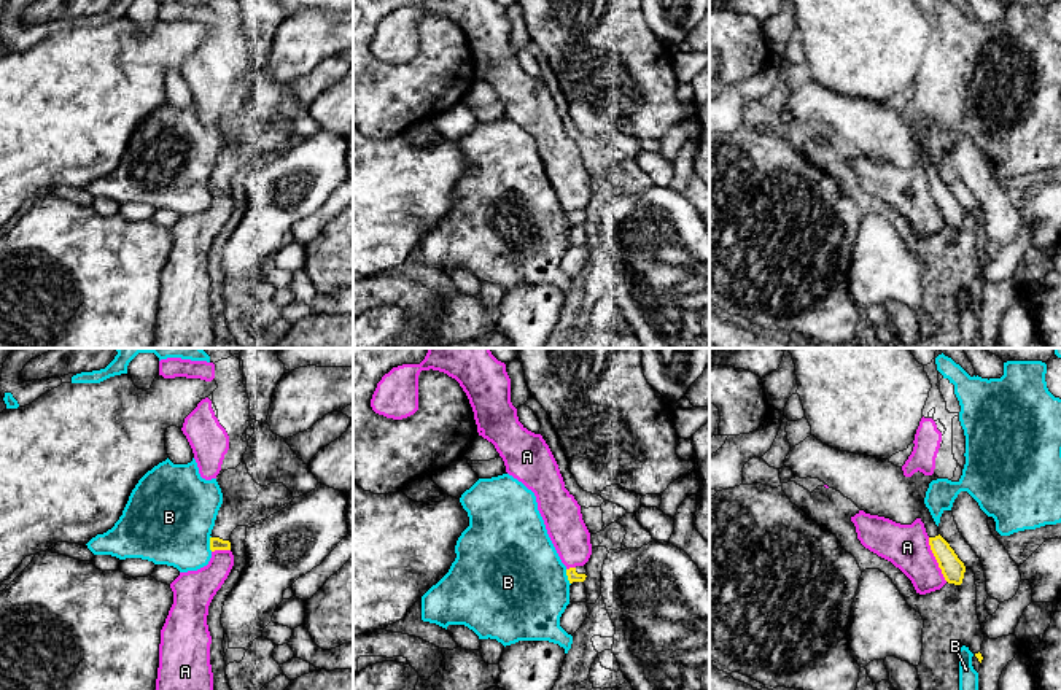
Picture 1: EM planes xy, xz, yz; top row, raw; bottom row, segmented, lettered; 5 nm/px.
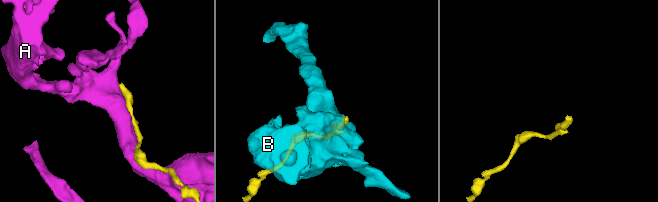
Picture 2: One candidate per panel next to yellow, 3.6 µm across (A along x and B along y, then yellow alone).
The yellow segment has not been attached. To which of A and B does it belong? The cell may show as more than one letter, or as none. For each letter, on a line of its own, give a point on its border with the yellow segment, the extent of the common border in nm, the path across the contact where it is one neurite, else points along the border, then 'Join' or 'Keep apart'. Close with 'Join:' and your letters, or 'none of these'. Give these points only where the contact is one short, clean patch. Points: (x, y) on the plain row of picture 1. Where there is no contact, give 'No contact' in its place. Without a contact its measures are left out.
A: Touches yellow at yz (936, 202). Shared border 240 nm. Keep apart
B: Touches yellow at xy (210, 188). Shared border 80 nm. Keep apart
Join: none of these

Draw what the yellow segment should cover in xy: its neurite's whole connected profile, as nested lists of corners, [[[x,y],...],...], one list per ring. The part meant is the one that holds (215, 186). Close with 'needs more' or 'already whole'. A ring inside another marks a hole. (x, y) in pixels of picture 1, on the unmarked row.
[[[247,108],[227,113],[216,121],[223,137],[210,181],[210,194],[231,194],[231,178],[237,170],[269,162],[293,146],[291,135],[283,127],[258,129],[248,118]]]; needs more

